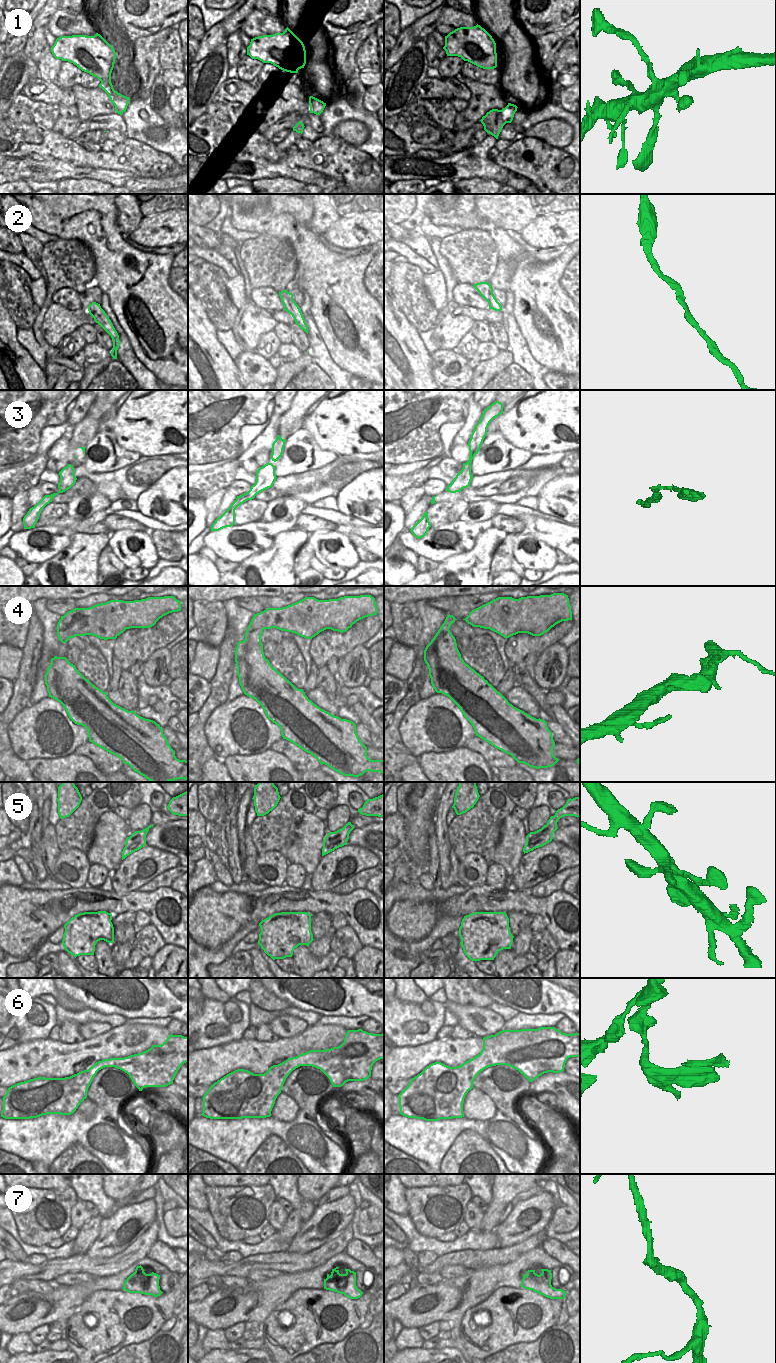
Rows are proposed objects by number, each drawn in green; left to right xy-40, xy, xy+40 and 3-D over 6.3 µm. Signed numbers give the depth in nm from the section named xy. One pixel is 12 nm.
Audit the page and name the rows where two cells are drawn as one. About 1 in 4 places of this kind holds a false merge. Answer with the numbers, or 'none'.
none

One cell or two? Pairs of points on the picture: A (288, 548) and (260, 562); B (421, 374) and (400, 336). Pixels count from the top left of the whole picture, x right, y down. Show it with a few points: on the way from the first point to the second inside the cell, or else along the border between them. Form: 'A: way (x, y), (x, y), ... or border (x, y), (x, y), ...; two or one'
A: way (281, 555), (276, 560), (267, 561); one
B: way (412, 365), (401, 345); one

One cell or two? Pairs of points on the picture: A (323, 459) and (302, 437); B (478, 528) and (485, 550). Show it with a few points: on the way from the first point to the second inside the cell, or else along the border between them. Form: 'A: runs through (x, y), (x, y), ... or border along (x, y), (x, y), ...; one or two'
A: runs through (317, 453), (313, 447), (306, 443); one
B: border along (492, 526), (465, 551); two

